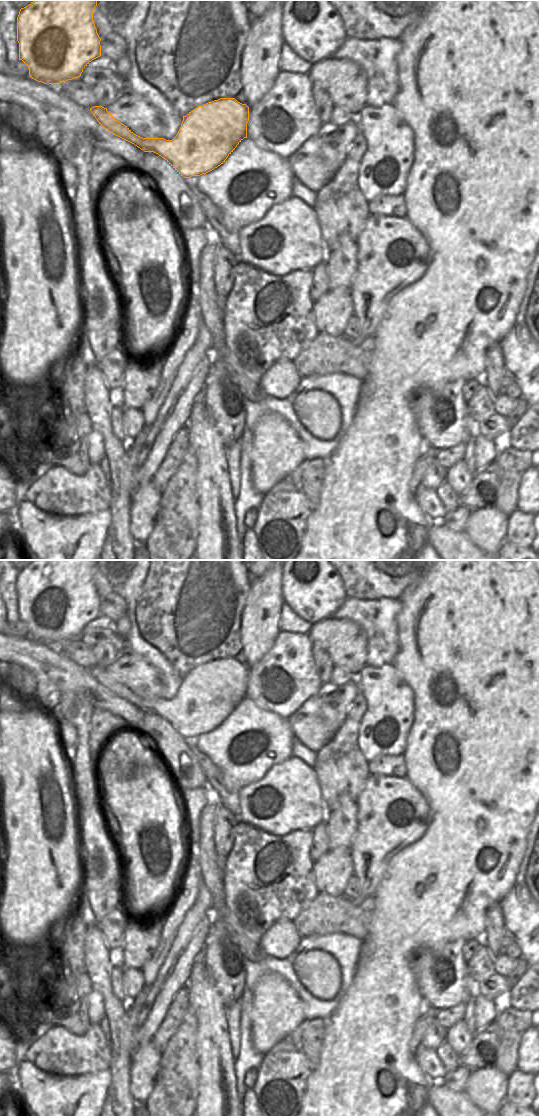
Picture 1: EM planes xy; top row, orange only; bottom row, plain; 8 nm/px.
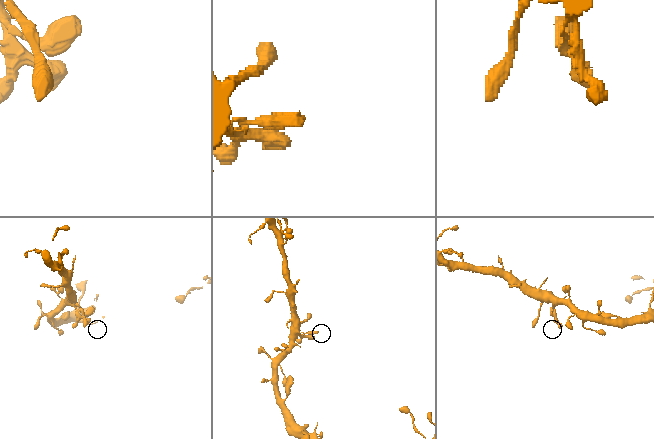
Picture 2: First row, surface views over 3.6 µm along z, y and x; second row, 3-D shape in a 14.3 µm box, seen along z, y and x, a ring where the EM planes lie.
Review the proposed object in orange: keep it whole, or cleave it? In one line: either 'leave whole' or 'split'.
leave whole

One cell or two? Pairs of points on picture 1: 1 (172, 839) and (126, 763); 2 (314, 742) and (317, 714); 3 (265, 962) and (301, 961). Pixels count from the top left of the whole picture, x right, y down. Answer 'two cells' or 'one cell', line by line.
1: one cell
2: one cell
3: two cells

